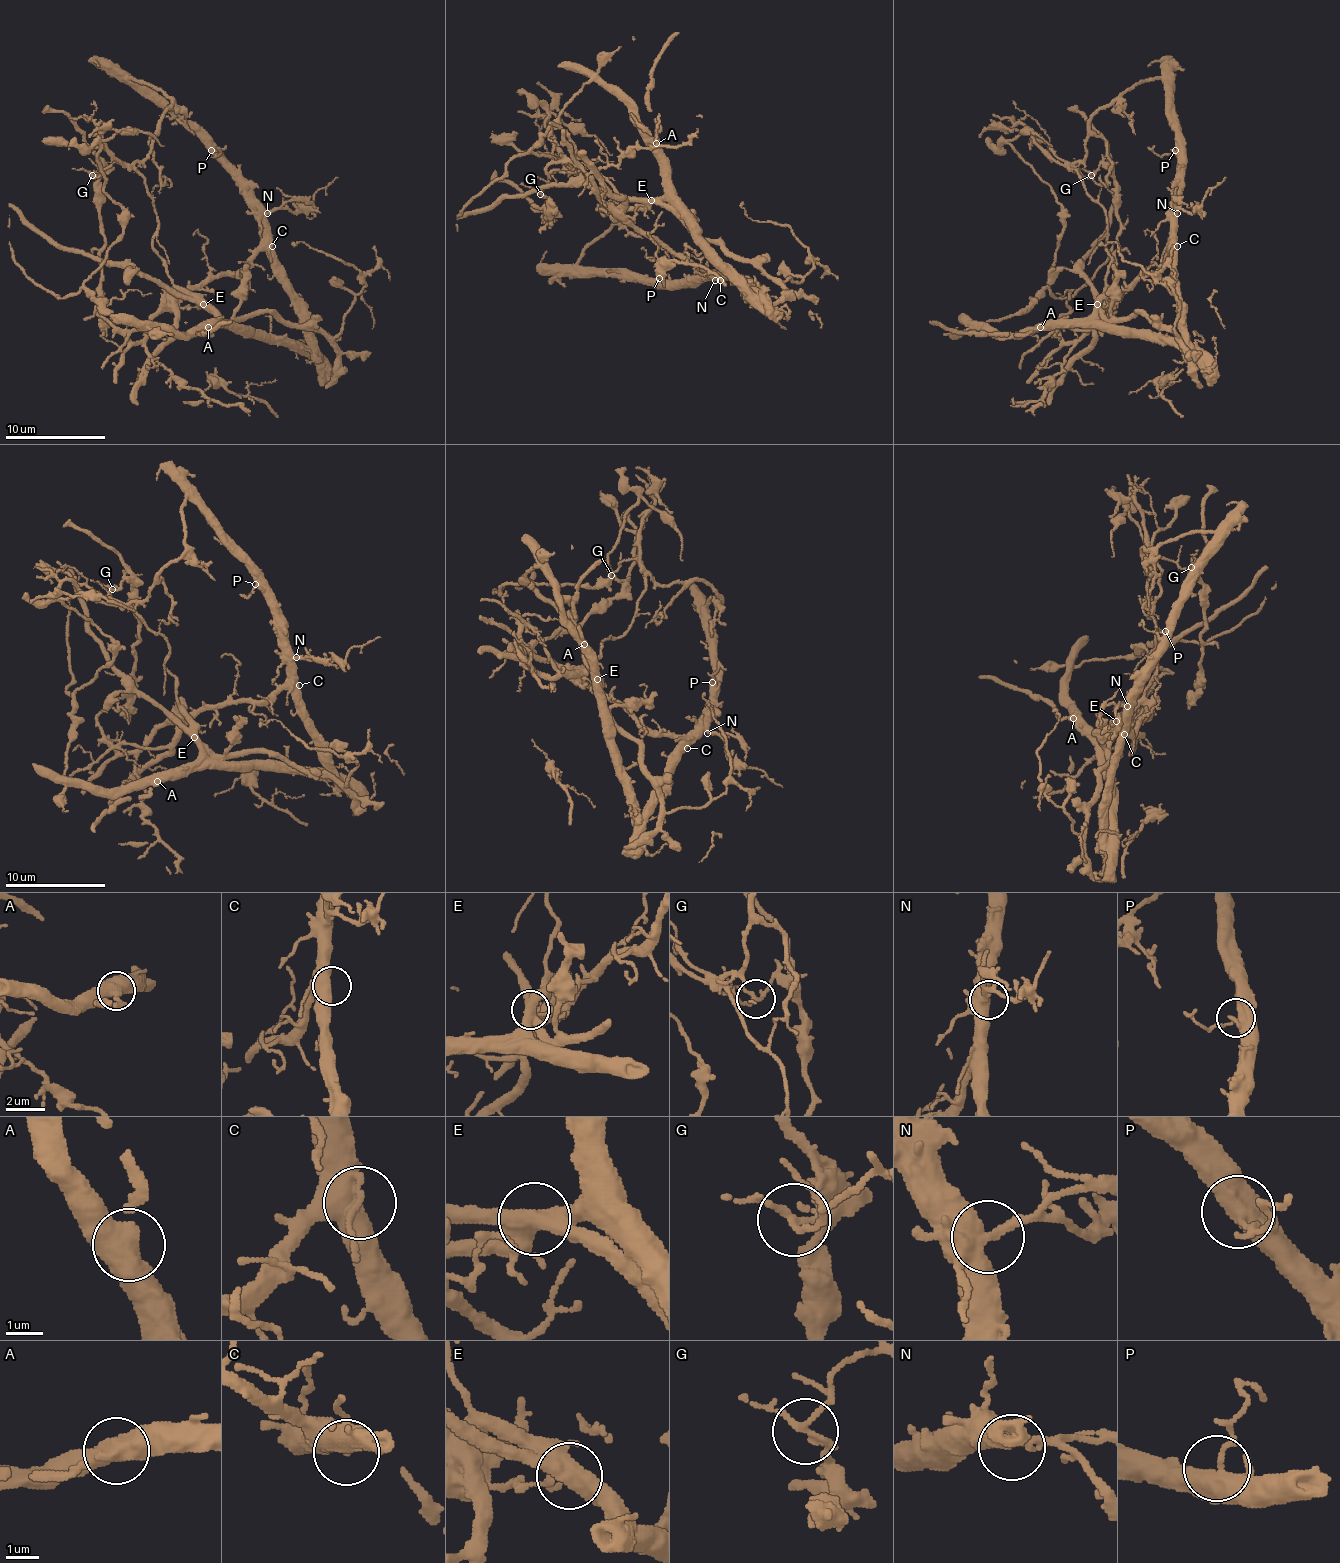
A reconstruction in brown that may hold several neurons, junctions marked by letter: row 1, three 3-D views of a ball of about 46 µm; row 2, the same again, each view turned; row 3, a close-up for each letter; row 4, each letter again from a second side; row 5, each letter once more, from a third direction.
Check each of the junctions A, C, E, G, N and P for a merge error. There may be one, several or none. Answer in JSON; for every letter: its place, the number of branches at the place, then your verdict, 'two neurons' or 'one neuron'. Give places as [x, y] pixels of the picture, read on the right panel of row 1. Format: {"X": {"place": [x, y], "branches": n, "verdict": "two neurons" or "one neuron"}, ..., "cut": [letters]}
{"A": {"place": [1040, 327], "branches": 3, "verdict": "one neuron"}, "C": {"place": [1177, 246], "branches": 3, "verdict": "one neuron"}, "E": {"place": [1097, 304], "branches": 2, "verdict": "two neurons"}, "G": {"place": [1091, 175], "branches": 4, "verdict": "two neurons"}, "N": {"place": [1177, 213], "branches": 2, "verdict": "one neuron"}, "P": {"place": [1175, 150], "branches": 4, "verdict": "one neuron"}, "cut": ["E", "G"]}

